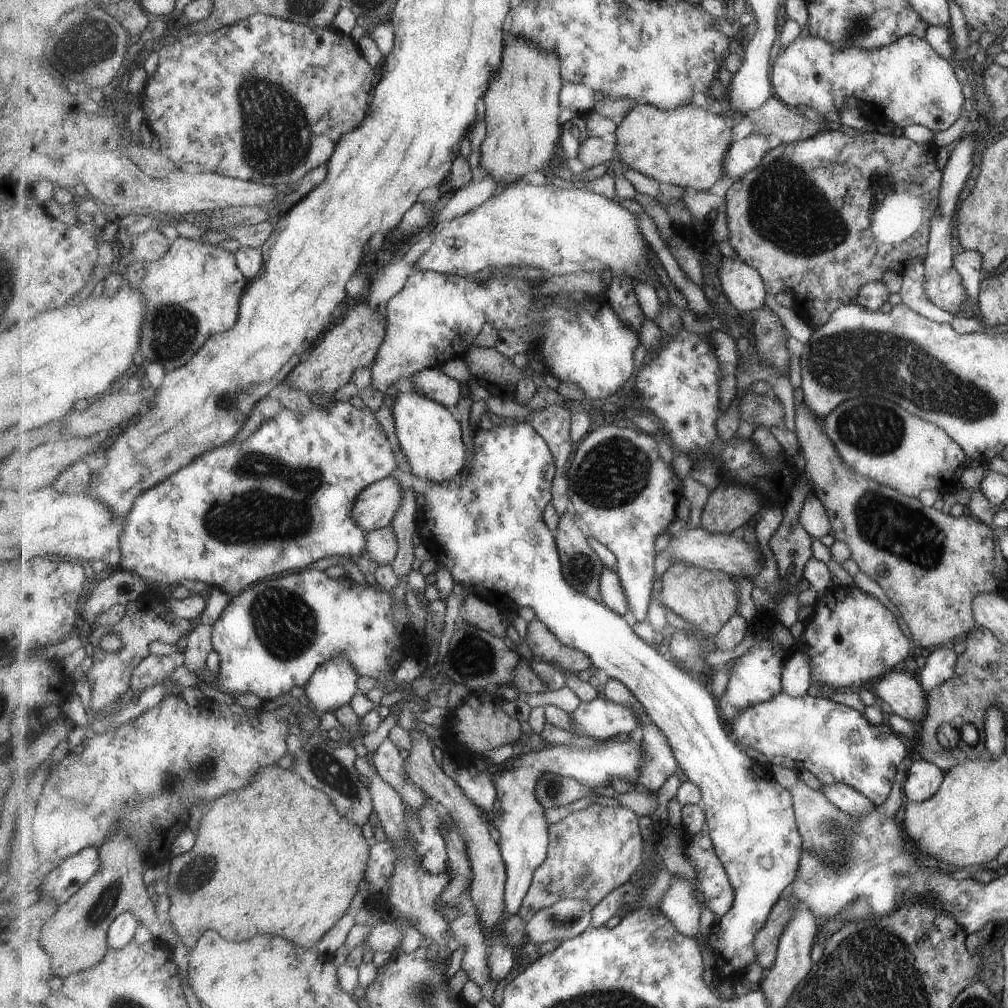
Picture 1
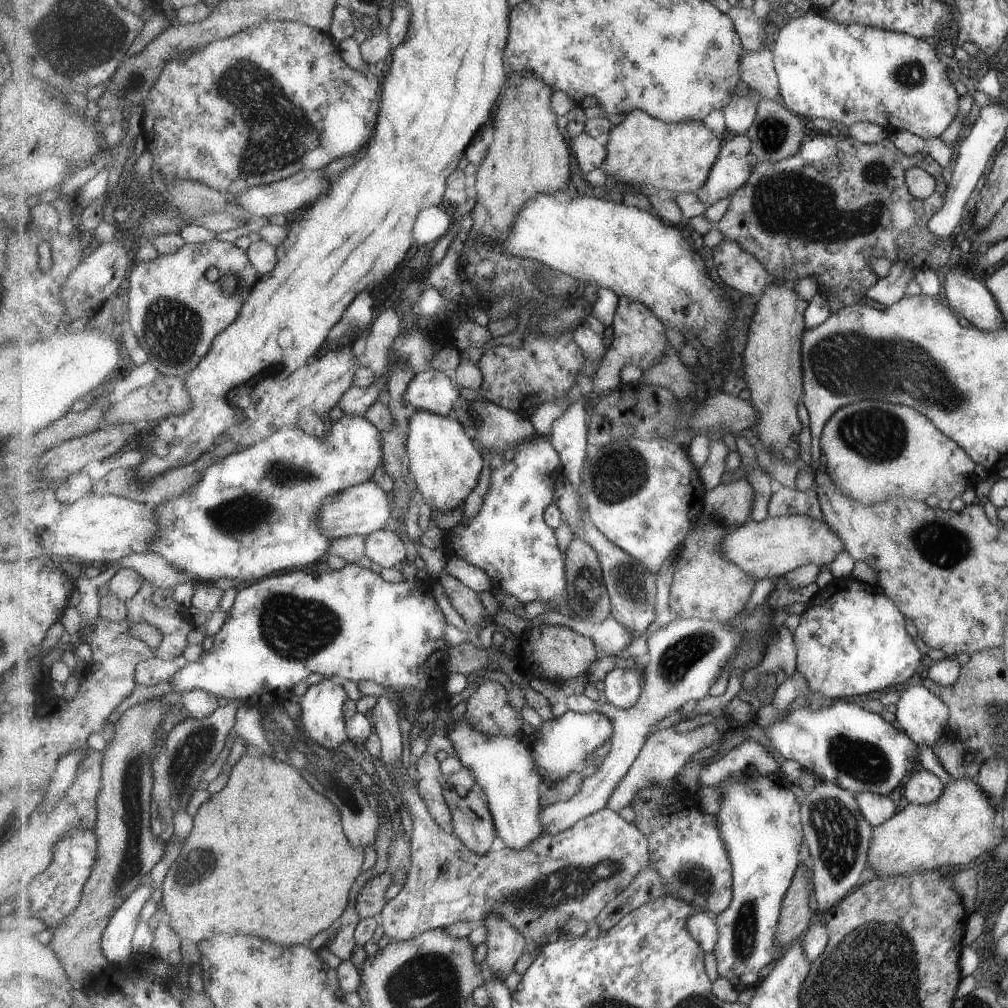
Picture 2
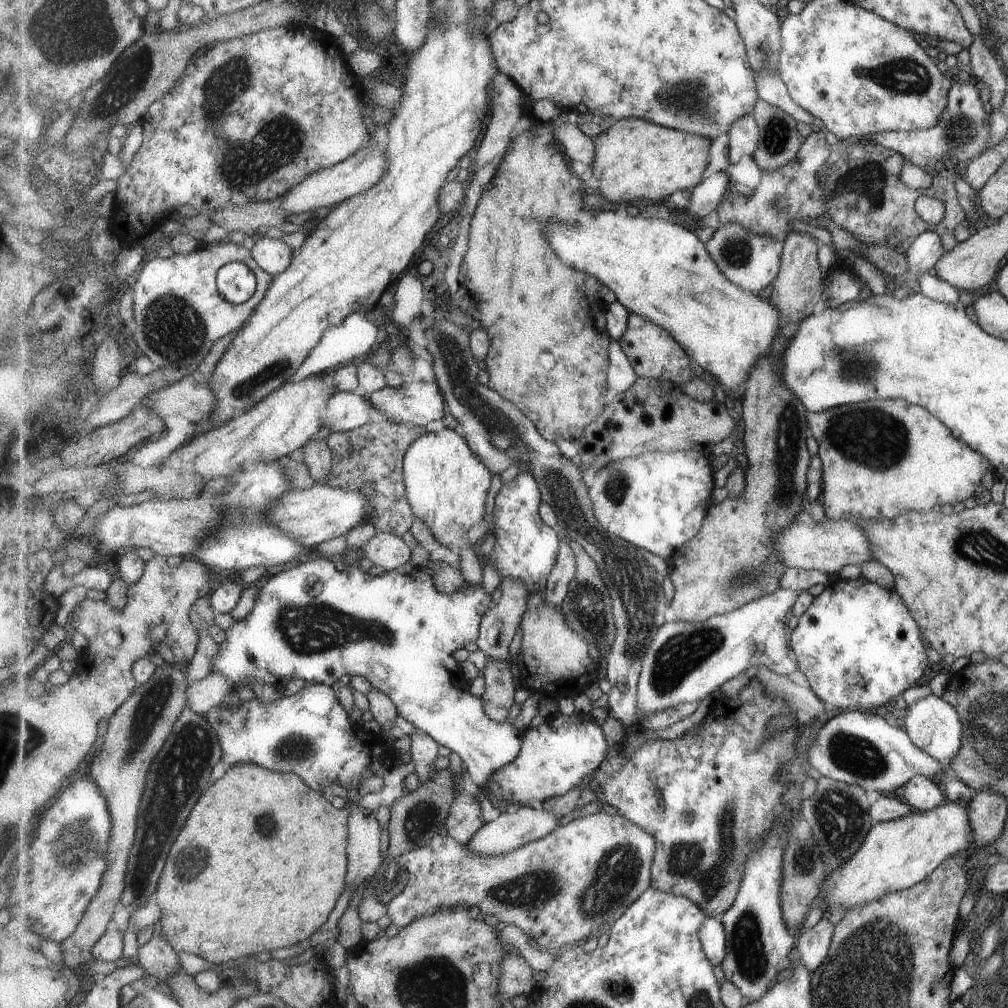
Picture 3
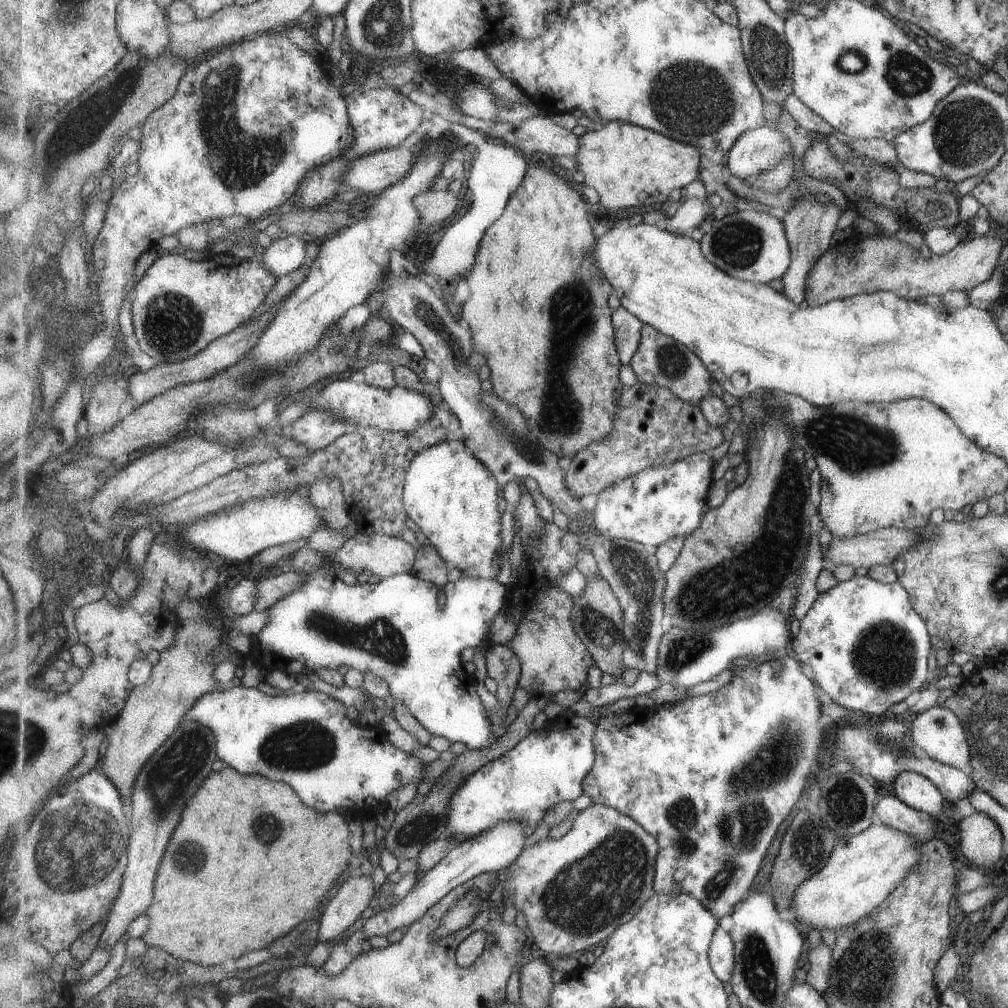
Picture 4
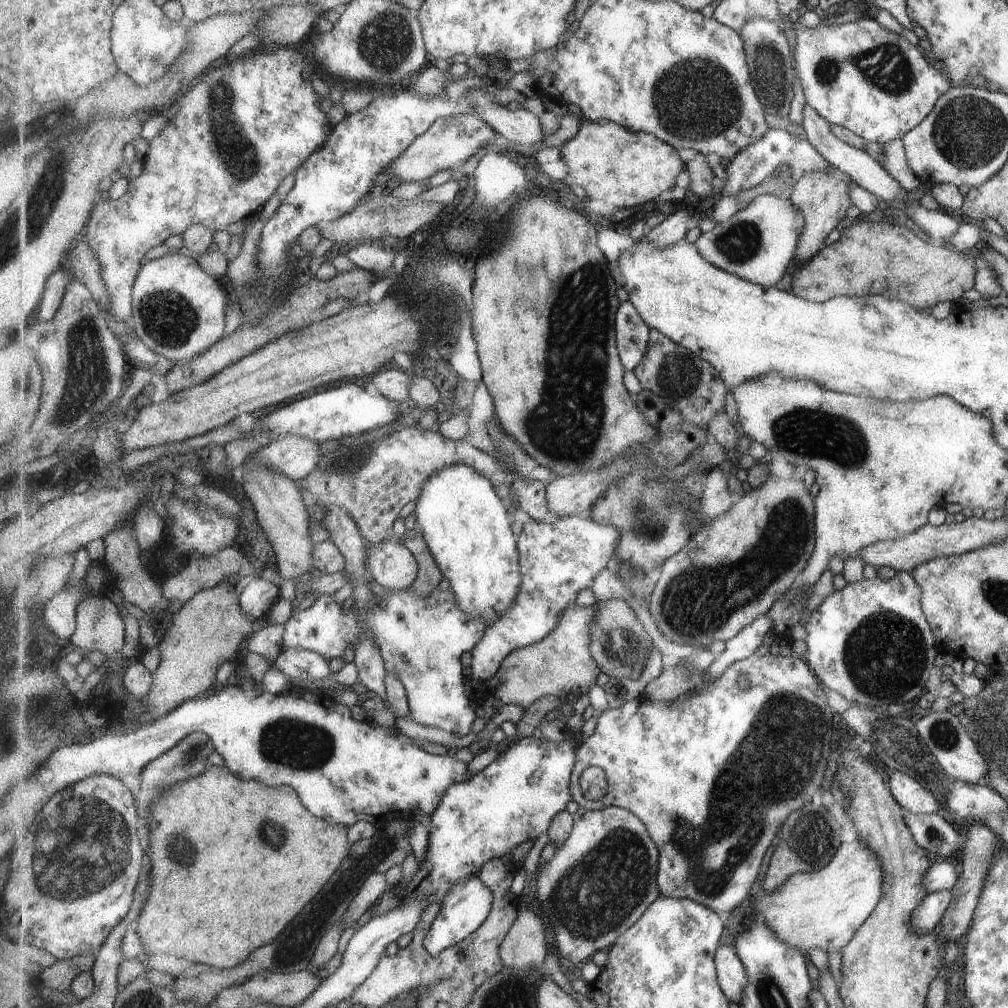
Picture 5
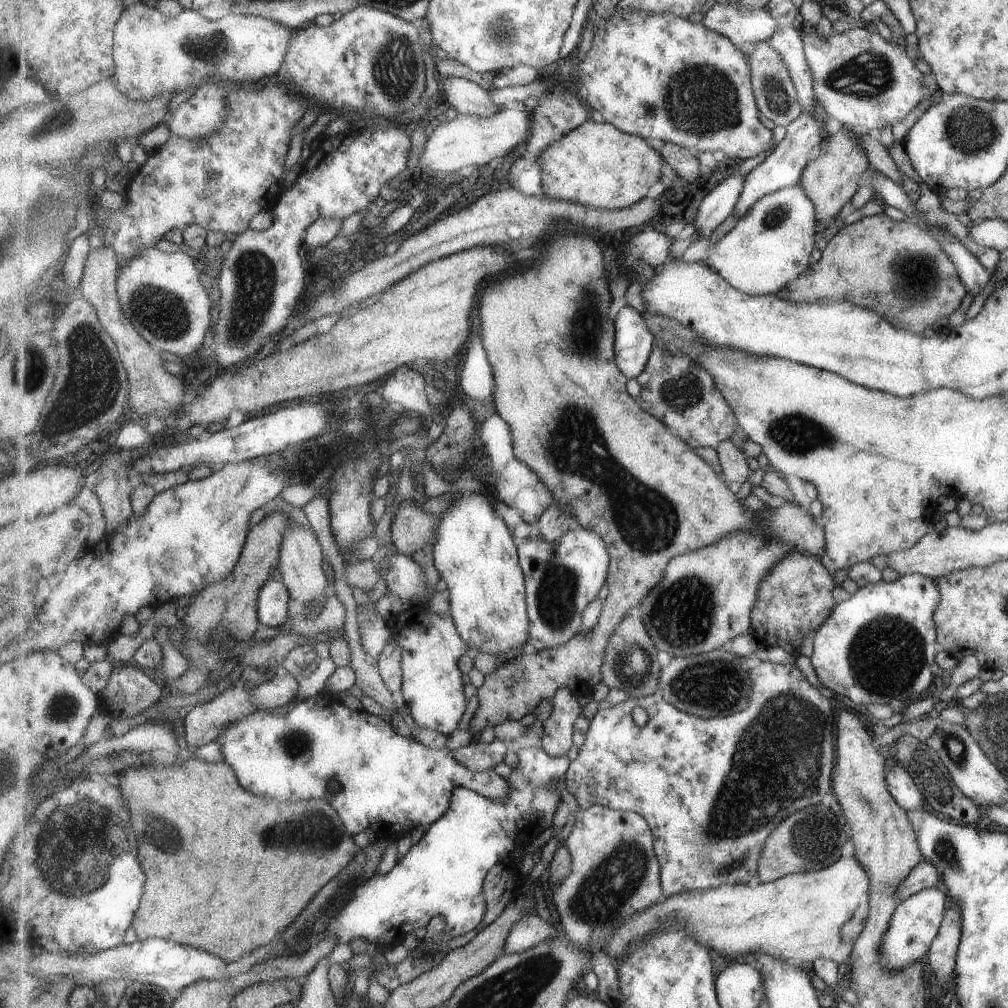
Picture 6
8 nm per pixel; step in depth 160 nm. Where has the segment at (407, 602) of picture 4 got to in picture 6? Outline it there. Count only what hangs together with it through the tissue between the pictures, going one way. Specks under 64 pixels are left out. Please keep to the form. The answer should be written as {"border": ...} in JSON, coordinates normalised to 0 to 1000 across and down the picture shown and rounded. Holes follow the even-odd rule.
{"border":[[[428,606],[426,621],[408,613],[388,636],[398,642],[400,652],[401,678],[396,695],[407,702],[416,721],[428,722],[444,732],[453,724],[463,704],[464,693],[459,687],[463,675],[456,662],[456,652],[468,648],[453,625],[449,612],[445,608],[437,610]]]}

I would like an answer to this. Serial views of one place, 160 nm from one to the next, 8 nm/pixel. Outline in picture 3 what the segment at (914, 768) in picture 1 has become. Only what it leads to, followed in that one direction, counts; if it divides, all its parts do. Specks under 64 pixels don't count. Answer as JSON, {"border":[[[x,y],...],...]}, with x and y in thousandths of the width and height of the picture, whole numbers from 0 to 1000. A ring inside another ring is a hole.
{"border":[[[916,769],[905,770],[896,779],[896,792],[905,804],[920,806],[938,796],[933,778]]]}

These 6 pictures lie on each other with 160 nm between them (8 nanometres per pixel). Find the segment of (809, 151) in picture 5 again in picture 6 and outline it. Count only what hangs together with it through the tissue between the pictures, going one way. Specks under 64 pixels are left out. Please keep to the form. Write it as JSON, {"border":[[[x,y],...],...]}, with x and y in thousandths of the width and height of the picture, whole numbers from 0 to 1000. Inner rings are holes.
{"border":[[[729,171],[700,193],[689,216],[692,237],[702,237],[725,213],[738,188],[740,175]]]}

